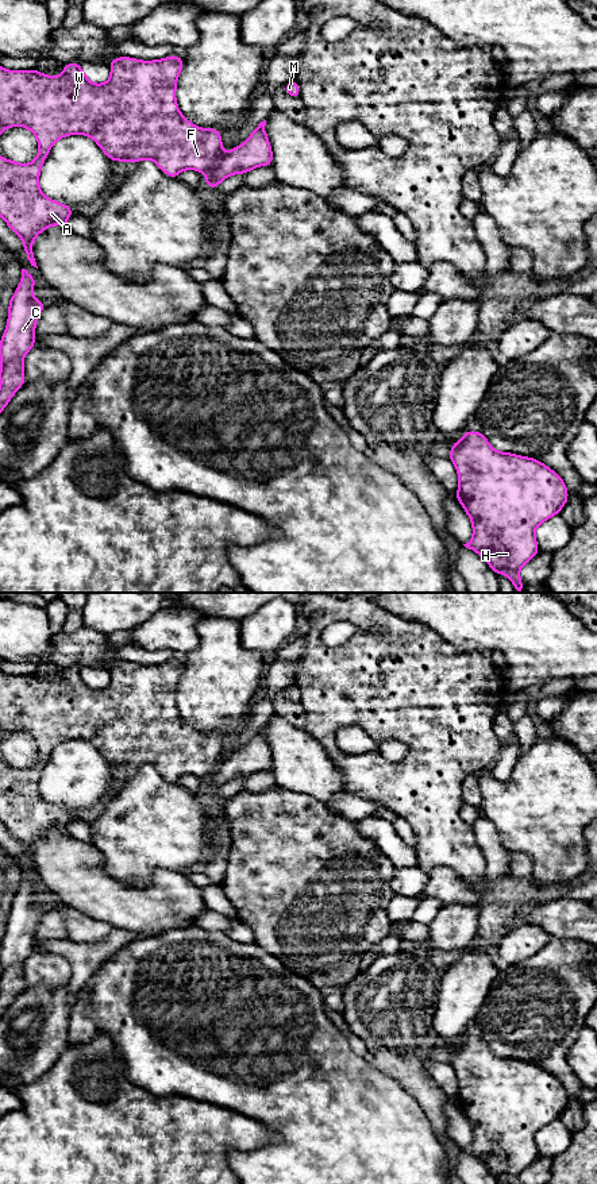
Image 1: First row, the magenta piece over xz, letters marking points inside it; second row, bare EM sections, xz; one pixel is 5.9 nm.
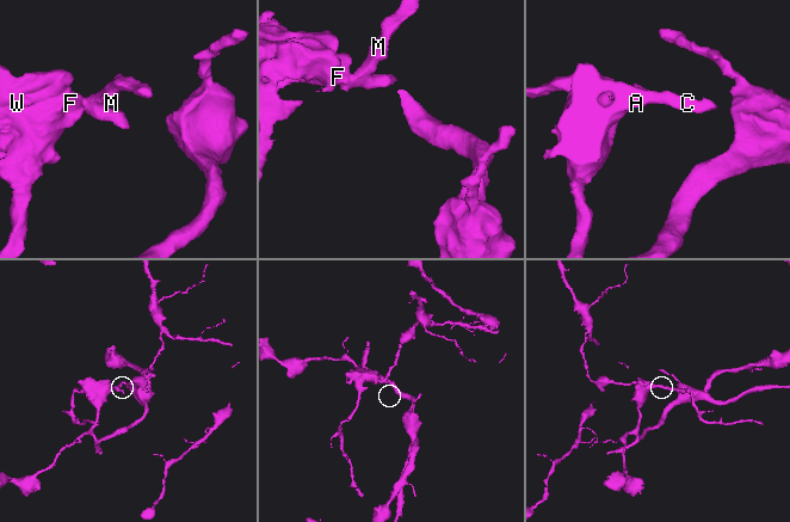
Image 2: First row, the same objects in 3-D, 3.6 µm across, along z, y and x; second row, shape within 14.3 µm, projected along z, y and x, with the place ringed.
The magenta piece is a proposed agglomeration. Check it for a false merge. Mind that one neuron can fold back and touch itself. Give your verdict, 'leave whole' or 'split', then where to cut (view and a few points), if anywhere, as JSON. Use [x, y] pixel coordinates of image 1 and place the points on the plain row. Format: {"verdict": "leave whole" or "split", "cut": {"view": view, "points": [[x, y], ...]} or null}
{"verdict": "split", "cut": {"view": "xz", "points": [[222, 760], [218, 770], [205, 779]]}}

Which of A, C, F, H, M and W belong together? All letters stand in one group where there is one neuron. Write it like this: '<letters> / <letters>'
A C F H W / M

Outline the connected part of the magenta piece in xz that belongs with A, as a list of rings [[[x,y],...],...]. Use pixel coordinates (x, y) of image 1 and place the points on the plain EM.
[[[169,660],[161,664],[142,666],[131,662],[116,662],[109,668],[109,684],[103,689],[89,686],[81,668],[69,667],[59,680],[51,682],[36,674],[9,675],[0,671],[0,738],[11,732],[30,734],[38,745],[38,760],[30,768],[19,768],[0,760],[0,822],[23,846],[23,855],[31,871],[36,872],[32,857],[35,842],[53,830],[68,832],[73,813],[46,802],[39,791],[42,771],[53,749],[70,740],[92,743],[111,767],[140,767],[151,764],[167,782],[177,783],[184,775],[208,779],[222,764],[223,747],[217,733],[201,733],[190,728],[180,716],[176,695],[177,684],[184,672],[184,663]]]

